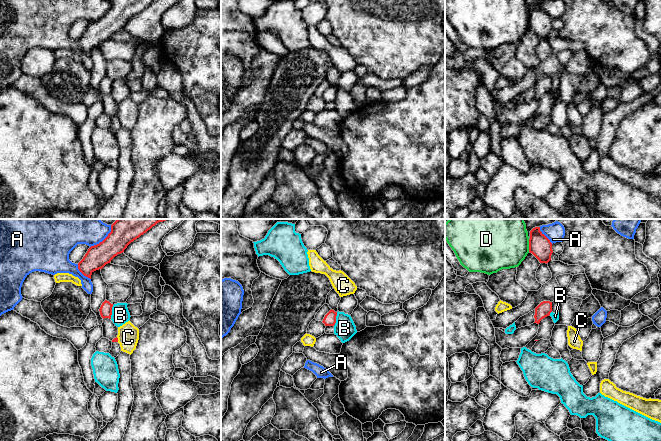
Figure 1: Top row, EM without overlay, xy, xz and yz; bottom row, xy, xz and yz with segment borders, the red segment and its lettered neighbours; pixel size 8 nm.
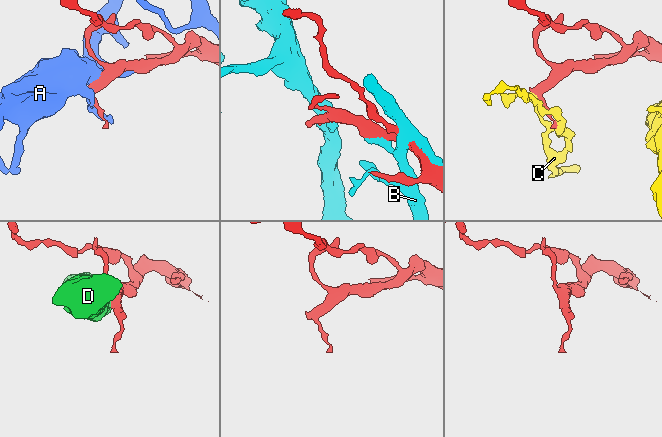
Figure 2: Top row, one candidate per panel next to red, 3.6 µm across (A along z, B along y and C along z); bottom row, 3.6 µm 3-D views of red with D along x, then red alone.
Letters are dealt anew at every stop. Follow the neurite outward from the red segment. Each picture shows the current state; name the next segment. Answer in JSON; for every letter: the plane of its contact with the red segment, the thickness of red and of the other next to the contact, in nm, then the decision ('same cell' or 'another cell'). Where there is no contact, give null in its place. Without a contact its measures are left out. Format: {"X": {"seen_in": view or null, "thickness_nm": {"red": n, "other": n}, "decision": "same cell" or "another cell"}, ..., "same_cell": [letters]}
{"A": {"seen_in": "xy", "thickness_nm": {"red": 190, "other": 180}, "decision": "another cell"}, "B": {"seen_in": "xy", "thickness_nm": {"red": 100, "other": 140}, "decision": "another cell"}, "C": {"seen_in": "xy", "thickness_nm": {"red": 30, "other": 180}, "decision": "another cell"}, "D": {"seen_in": "yz", "thickness_nm": {"red": 180, "other": 360}, "decision": "another cell"}, "same_cell": []}

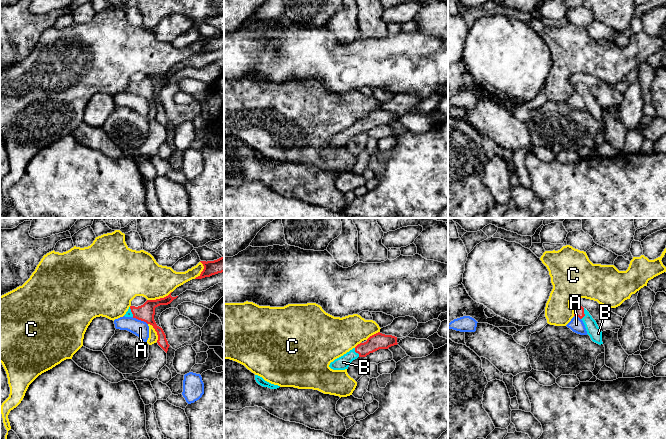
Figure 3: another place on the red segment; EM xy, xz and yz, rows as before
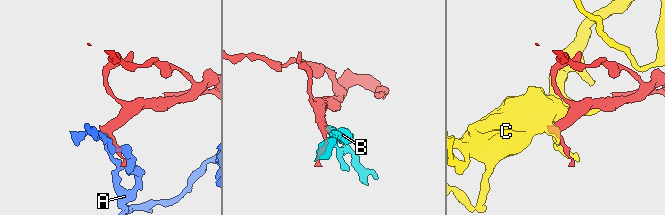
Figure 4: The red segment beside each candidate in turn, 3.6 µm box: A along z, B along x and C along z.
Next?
{"A": {"seen_in": "xy", "thickness_nm": {"red": 140, "other": 130}, "decision": "another cell"}, "B": {"seen_in": "yz", "thickness_nm": {"red": 80, "other": 100}, "decision": "another cell"}, "C": {"seen_in": "xy", "thickness_nm": {"red": 140, "other": 340}, "decision": "another cell"}, "same_cell": []}

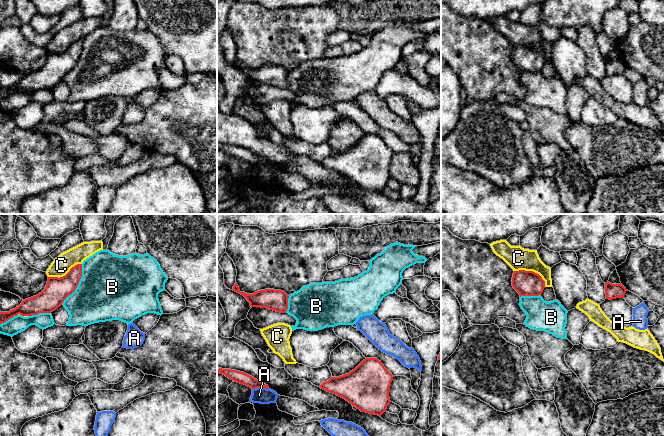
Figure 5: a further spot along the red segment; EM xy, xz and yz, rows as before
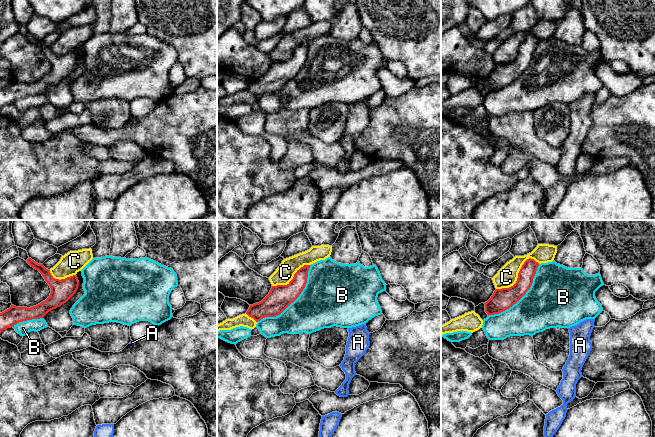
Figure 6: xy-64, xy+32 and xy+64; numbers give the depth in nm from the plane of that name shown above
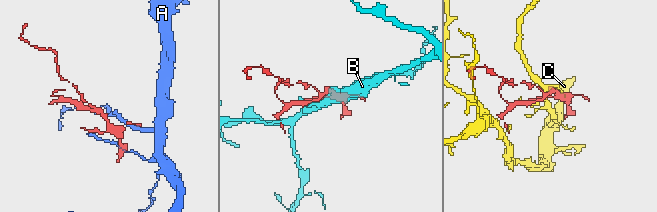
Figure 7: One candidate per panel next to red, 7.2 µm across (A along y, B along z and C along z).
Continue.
{"A": {"seen_in": "xz", "thickness_nm": {"red": 100, "other": 130}, "decision": "another cell"}, "B": {"seen_in": "xy", "thickness_nm": {"red": 190, "other": 480}, "decision": "same cell"}, "C": {"seen_in": "yz", "thickness_nm": {"red": 200, "other": 190}, "decision": "another cell"}, "same_cell": ["B"]}

